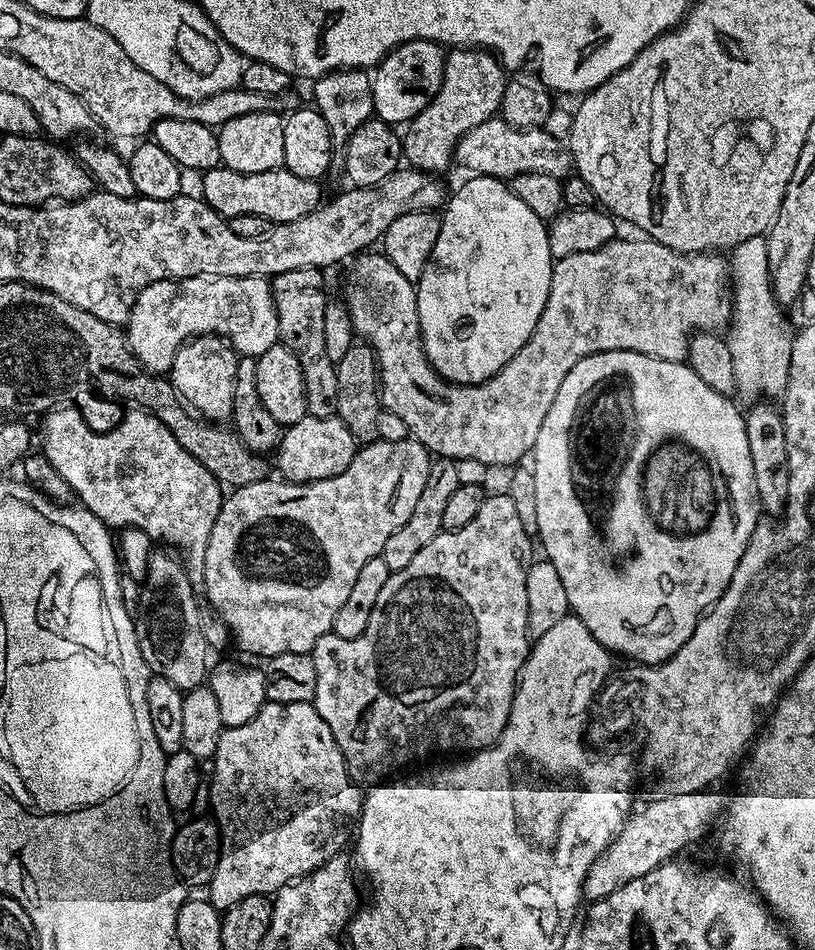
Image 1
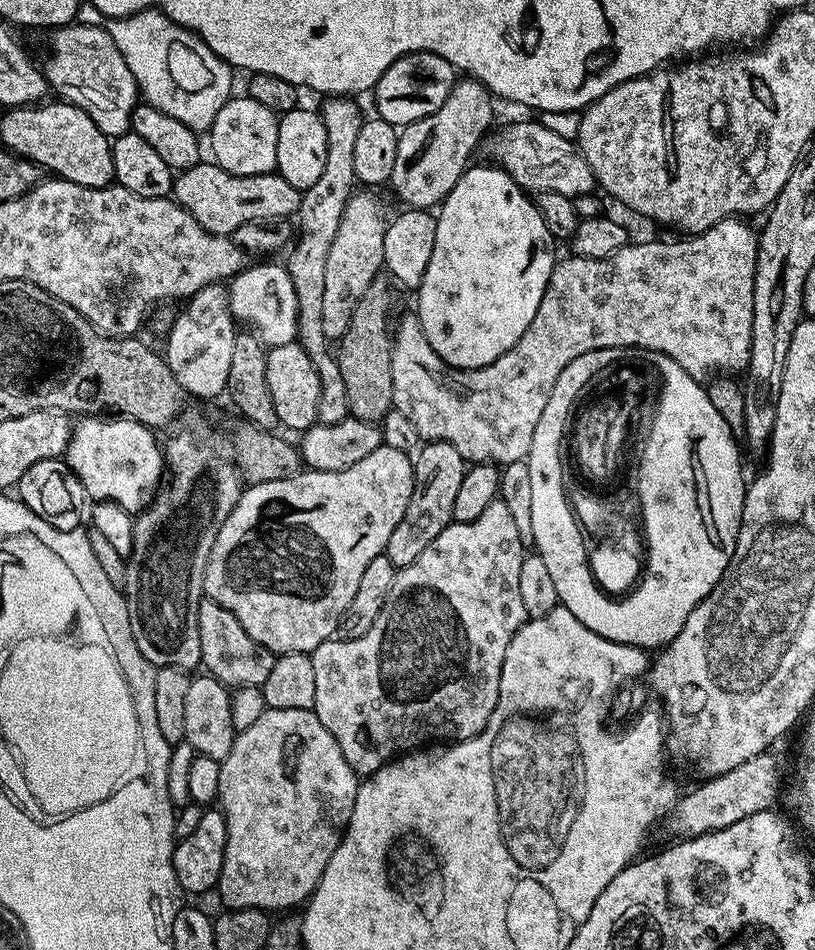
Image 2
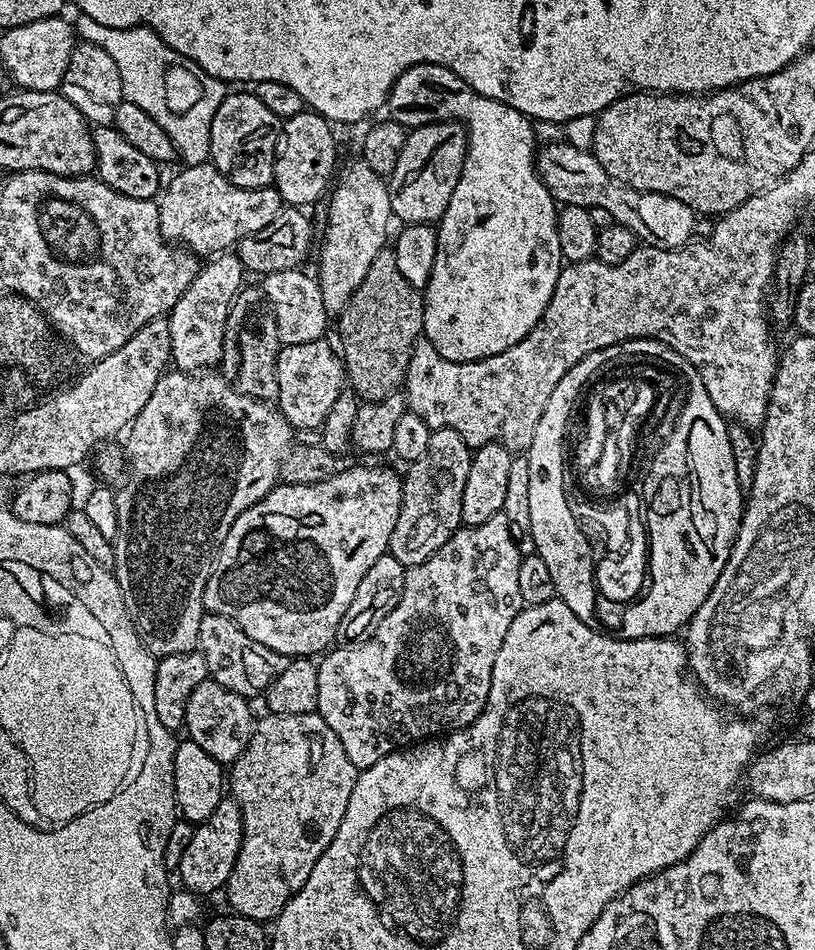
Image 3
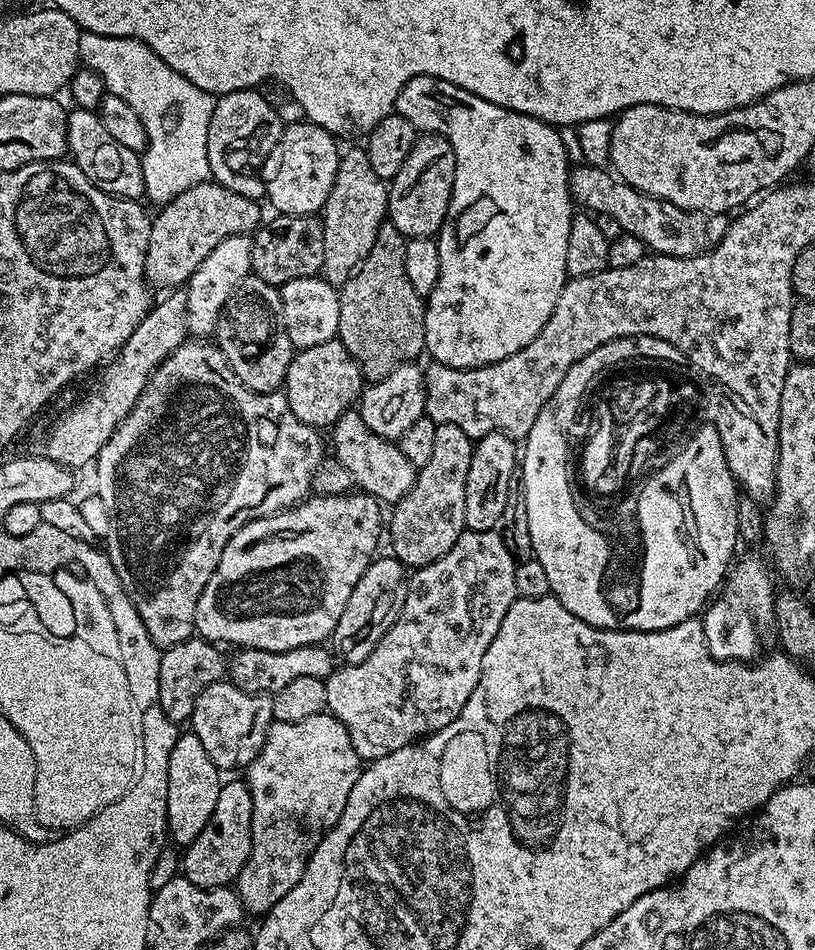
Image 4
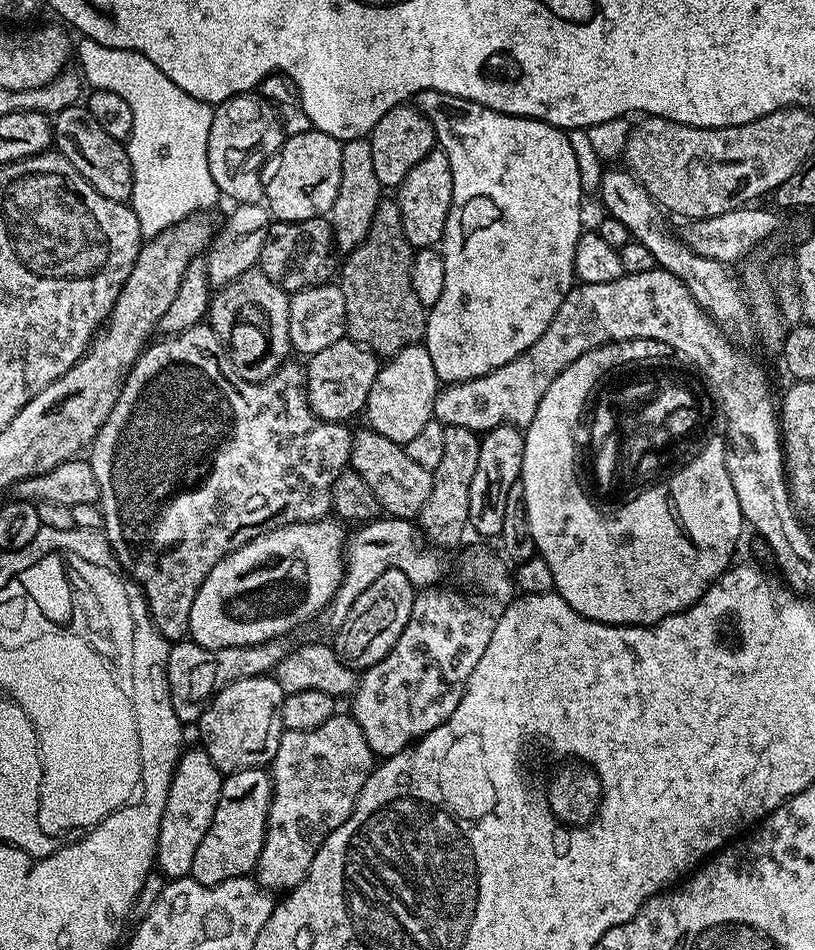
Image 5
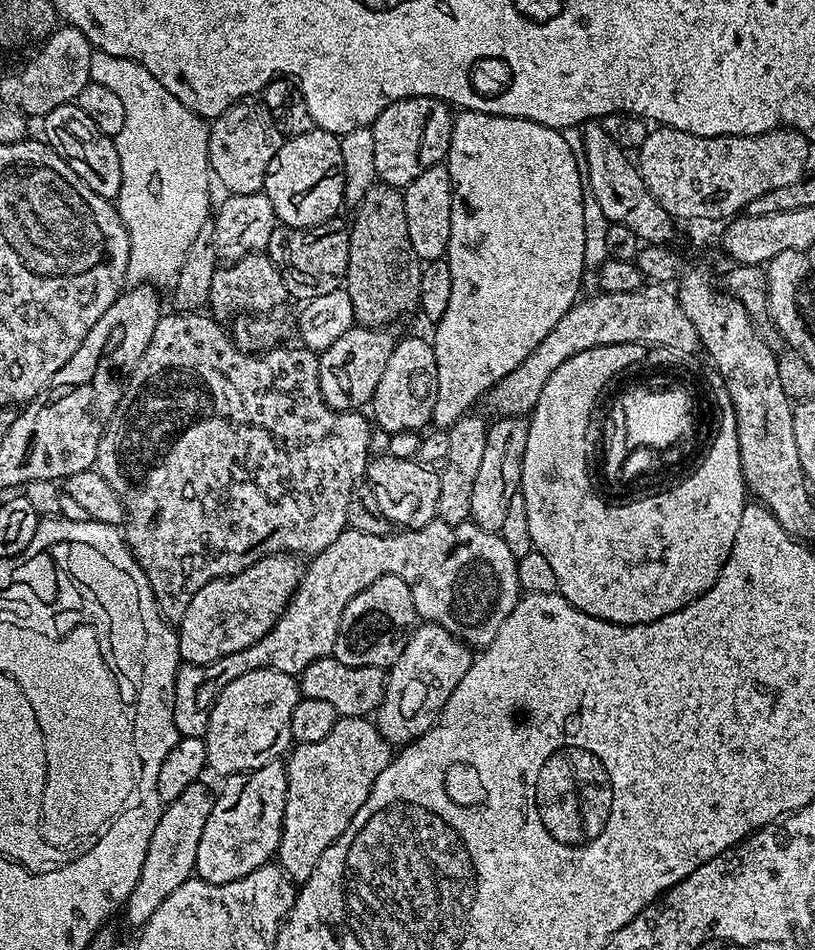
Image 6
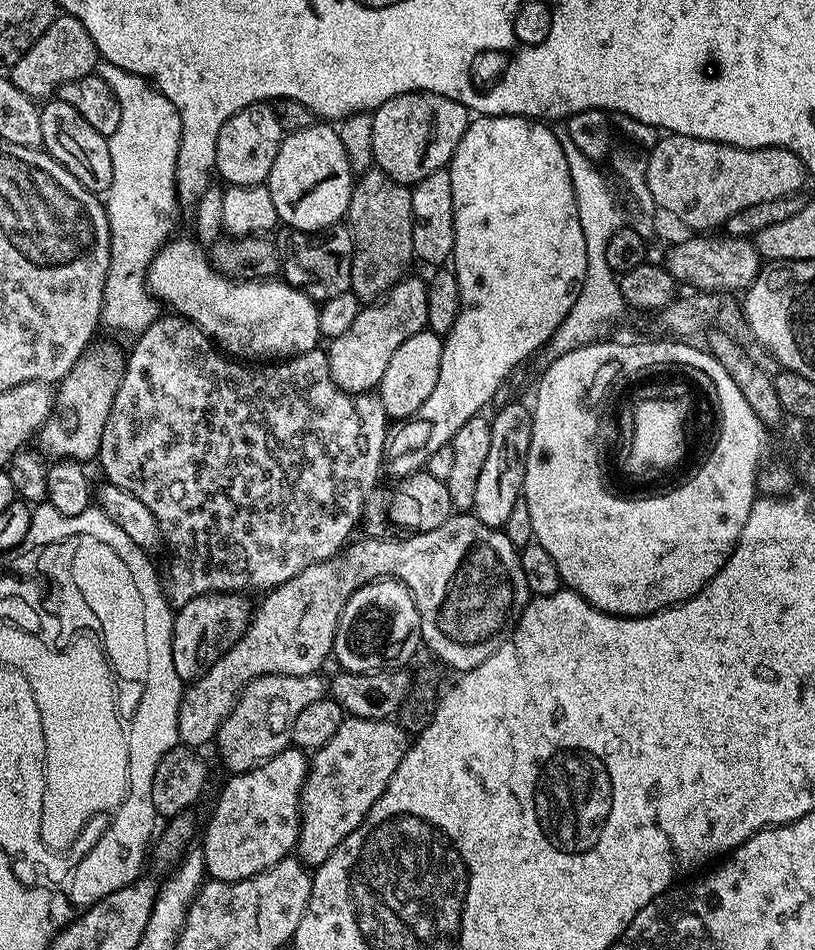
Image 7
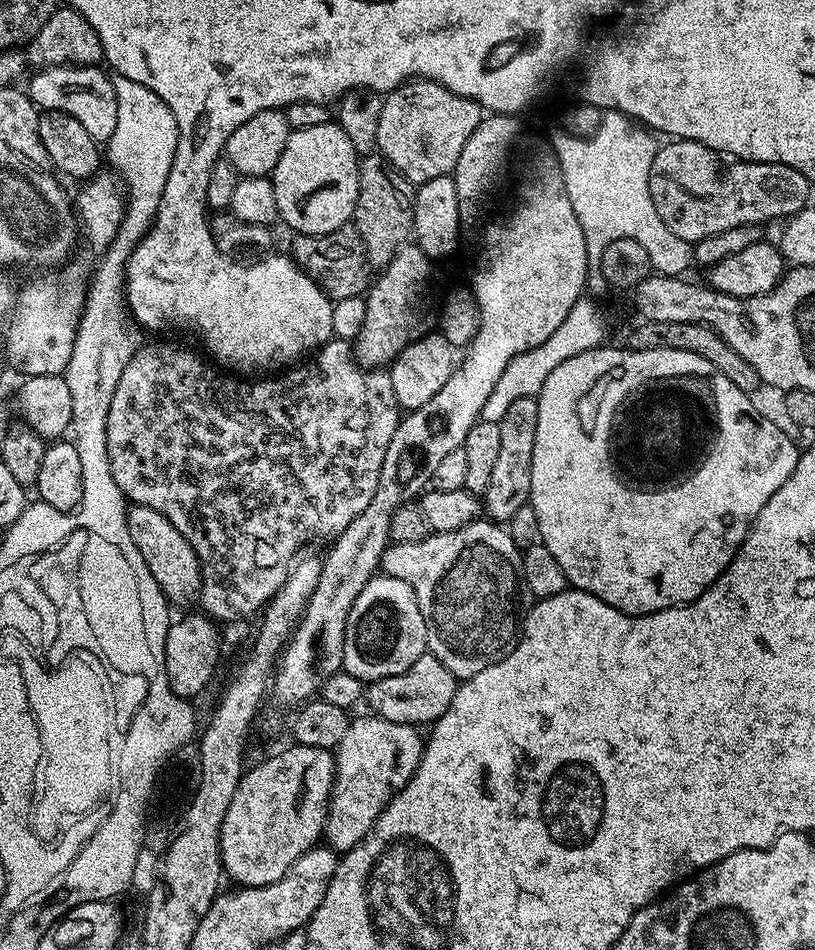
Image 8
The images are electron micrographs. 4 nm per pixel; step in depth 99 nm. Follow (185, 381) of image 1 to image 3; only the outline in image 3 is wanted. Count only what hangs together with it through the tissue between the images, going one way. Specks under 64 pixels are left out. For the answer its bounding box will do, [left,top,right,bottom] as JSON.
[166,254,246,374]

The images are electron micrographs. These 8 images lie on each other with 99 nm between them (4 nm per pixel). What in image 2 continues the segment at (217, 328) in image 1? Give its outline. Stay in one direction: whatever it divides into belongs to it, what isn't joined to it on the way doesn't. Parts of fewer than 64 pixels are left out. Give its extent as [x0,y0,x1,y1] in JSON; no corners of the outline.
[227,262,298,348]

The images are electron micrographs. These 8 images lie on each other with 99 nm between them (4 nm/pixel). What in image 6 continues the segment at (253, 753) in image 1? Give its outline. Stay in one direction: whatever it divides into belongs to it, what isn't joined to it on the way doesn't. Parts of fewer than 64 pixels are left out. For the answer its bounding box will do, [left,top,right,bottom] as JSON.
[275,716,394,882]

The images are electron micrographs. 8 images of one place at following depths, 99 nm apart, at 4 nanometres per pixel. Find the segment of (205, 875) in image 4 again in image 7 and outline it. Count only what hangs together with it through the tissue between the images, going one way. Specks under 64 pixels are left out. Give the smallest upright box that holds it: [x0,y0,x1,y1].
[204,746,309,884]

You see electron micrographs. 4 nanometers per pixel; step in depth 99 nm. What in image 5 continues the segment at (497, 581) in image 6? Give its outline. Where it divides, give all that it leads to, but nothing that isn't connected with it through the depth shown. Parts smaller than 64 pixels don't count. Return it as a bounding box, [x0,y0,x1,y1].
[168,518,440,725]

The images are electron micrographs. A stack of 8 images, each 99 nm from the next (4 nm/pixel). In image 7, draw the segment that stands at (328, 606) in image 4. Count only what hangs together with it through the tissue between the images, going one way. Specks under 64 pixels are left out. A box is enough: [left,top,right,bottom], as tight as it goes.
[172,592,254,680]

